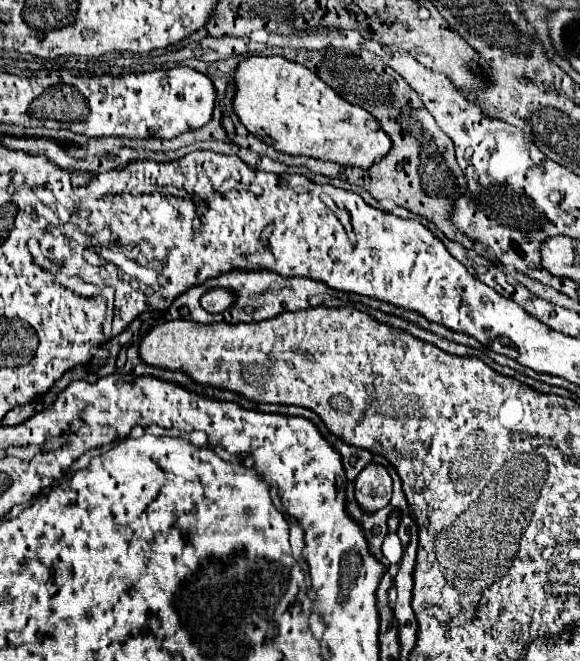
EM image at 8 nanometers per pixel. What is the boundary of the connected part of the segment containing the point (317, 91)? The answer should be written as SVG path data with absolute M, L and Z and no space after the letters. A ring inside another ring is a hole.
M251 56L239 62L233 78L237 86L235 114L251 134L283 154L313 156L341 166L369 168L391 148L389 136L371 116L355 124L355 118L363 118L363 114L343 110L341 98L335 96L315 72L297 62L283 56ZM337 122L355 128L347 128L341 123L336 126Z

